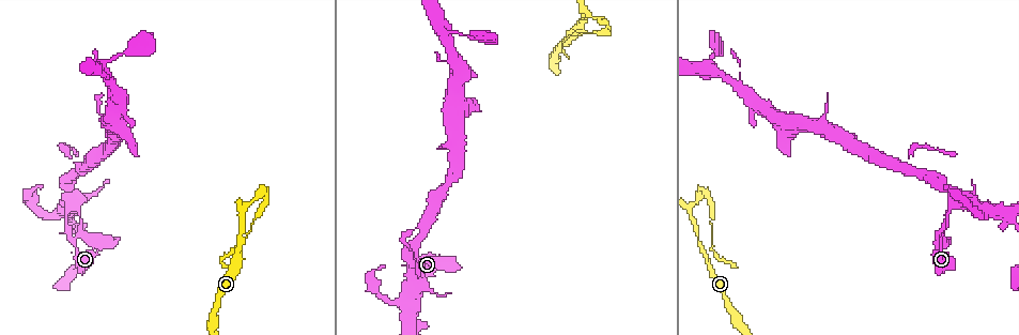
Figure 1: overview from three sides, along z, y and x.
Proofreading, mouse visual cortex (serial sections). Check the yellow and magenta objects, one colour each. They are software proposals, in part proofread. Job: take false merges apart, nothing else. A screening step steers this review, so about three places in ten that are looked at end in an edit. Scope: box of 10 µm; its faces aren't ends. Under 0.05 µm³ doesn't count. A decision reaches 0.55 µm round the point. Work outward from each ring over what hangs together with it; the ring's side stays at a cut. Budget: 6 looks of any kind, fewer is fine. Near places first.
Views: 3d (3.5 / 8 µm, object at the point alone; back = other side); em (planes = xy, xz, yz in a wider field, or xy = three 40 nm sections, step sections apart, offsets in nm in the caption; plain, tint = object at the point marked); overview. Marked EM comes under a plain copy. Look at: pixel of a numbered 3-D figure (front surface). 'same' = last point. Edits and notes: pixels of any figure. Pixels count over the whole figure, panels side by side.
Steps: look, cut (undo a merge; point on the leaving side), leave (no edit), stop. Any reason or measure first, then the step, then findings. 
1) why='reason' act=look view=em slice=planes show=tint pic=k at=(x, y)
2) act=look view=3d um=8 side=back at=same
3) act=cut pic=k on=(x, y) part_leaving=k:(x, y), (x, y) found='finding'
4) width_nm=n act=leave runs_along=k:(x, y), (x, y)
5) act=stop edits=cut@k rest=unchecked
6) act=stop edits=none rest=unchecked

why='abrupt turn' act=look view=3d um=3.5 pic=1 at=(701, 198)

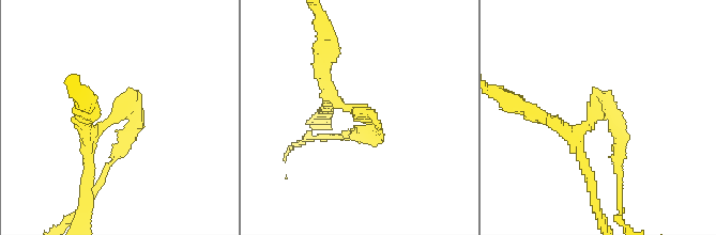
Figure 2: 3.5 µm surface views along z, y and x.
why='need the tissue' act=look view=em slice=xy step=5 show=tint pic=2 at=(358, 111)

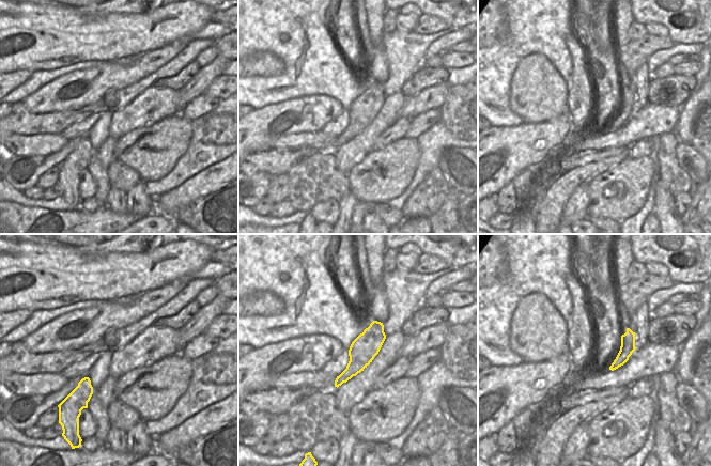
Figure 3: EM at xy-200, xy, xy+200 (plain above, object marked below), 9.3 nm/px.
why='cut it another way' act=look view=em slice=xy step=3 show=tint at=same

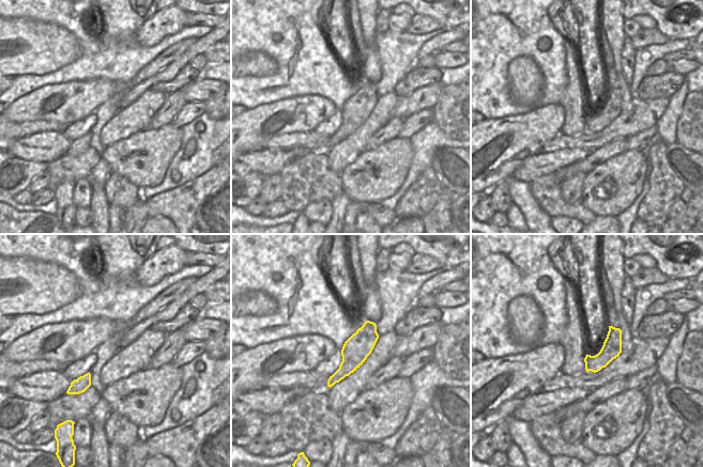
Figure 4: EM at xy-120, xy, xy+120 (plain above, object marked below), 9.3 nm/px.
act=cut pic=2 on=(353, 131) part_leaving=2:(337, 99), (377, 129), (353, 135) found='a second cell is stuck on'

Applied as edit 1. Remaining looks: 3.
why='abrupt turn' act=look view=3d um=3.5 pic=1 at=(72, 199)

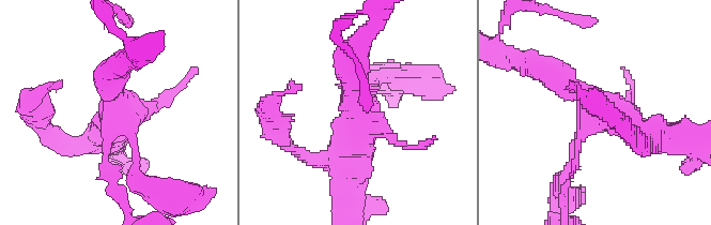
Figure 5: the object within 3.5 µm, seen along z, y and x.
why='shape alone is not enough' act=look view=em slice=xy step=5 show=tint pic=5 at=(118, 118)

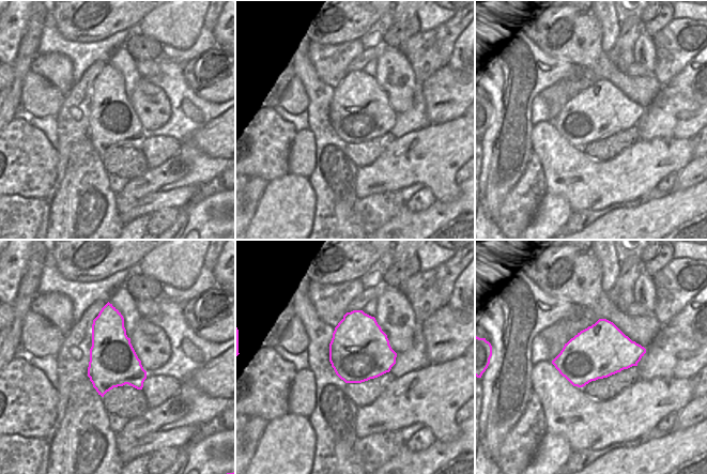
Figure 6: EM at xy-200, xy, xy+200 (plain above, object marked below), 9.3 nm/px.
act=leave runs_along=5:(137, 176), (113, 71) found='all the same cell'

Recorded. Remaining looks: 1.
act=stop edits=cut@2 rest=unchecked

